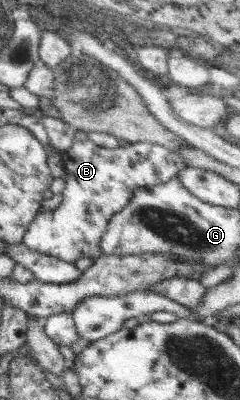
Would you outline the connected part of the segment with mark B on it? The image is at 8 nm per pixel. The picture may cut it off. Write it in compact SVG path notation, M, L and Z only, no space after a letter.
M86 132L75 133L73 147L66 153L61 153L62 165L66 172L65 190L62 204L54 210L37 212L30 222L23 237L23 244L30 249L39 251L75 263L82 258L98 259L101 256L100 242L103 233L107 231L109 221L115 213L124 209L136 188L149 188L160 183L167 183L184 169L185 161L178 153L160 144L136 142L129 147L118 146L114 149L98 146L86 136Z

